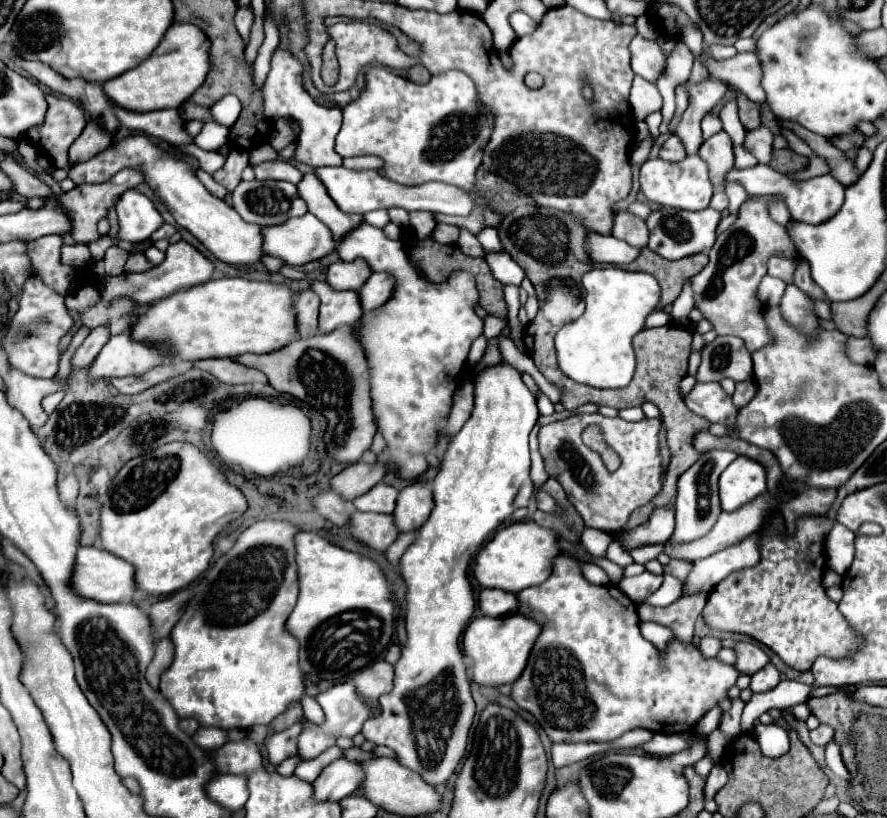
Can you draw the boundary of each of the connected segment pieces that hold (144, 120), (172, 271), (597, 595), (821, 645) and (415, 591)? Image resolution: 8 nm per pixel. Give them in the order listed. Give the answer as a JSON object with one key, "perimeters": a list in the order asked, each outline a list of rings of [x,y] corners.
{"perimeters":[[[[113,104],[113,110],[117,112],[117,120],[121,120],[121,126],[127,126],[129,130],[145,132],[173,146],[183,146],[193,142],[193,138],[183,130],[181,116],[177,110],[159,110],[159,112],[155,110],[155,112],[139,114],[139,112],[123,110],[115,104]]],[[[181,240],[177,244],[171,244],[167,248],[167,256],[165,260],[155,266],[153,270],[147,270],[143,274],[121,274],[121,276],[107,276],[101,284],[101,296],[105,300],[115,300],[115,298],[121,298],[121,296],[127,296],[131,298],[133,302],[137,302],[139,306],[147,306],[147,304],[153,304],[177,290],[183,290],[183,288],[191,288],[191,286],[197,286],[197,284],[203,284],[207,280],[211,280],[211,274],[213,274],[215,266],[209,258],[205,258],[197,248],[193,248],[189,242]]],[[[559,554],[553,574],[543,584],[521,590],[517,598],[519,612],[537,620],[543,632],[531,650],[523,674],[513,684],[515,702],[535,716],[551,742],[613,742],[633,728],[663,730],[665,734],[687,732],[709,708],[721,698],[727,698],[727,690],[735,684],[735,676],[739,676],[733,666],[719,664],[717,658],[707,664],[697,646],[683,646],[679,640],[673,640],[669,652],[661,656],[657,648],[641,636],[633,600],[627,600],[617,586],[595,586],[587,582],[581,572],[581,560],[569,554]]],[[[803,516],[797,520],[795,534],[781,532],[777,536],[777,528],[769,532],[769,536],[761,536],[761,560],[753,568],[745,568],[741,572],[733,572],[733,576],[727,576],[721,580],[713,592],[707,598],[707,604],[703,608],[703,618],[711,630],[721,632],[737,632],[747,634],[767,648],[771,648],[787,666],[795,670],[811,670],[817,656],[831,656],[831,658],[843,658],[855,648],[859,648],[859,640],[847,620],[837,610],[837,604],[829,600],[825,594],[825,588],[821,584],[823,572],[827,566],[825,558],[825,538],[829,530],[833,528],[833,520],[819,518],[819,516]]],[[[499,364],[495,368],[485,368],[475,380],[475,408],[471,418],[453,436],[441,470],[433,480],[435,508],[429,520],[419,530],[415,542],[407,548],[401,558],[401,574],[407,584],[407,644],[401,650],[401,660],[395,664],[393,690],[381,696],[383,712],[381,716],[369,718],[363,724],[363,734],[369,742],[389,746],[397,752],[403,766],[423,776],[431,786],[447,782],[461,762],[467,746],[467,734],[475,716],[475,702],[469,690],[469,678],[463,664],[463,652],[459,646],[461,634],[475,612],[475,592],[471,580],[467,578],[469,564],[479,548],[487,542],[487,536],[507,520],[517,508],[527,506],[533,482],[529,478],[529,444],[527,436],[539,418],[537,402],[531,390],[523,384],[521,374],[509,364]]]]}

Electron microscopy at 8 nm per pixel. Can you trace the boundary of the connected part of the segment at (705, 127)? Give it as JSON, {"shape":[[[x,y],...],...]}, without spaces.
{"shape":[[[707,114],[701,122],[701,130],[703,130],[703,140],[707,140],[709,136],[713,136],[715,132],[721,130],[721,120],[719,116],[713,116],[713,114]]]}

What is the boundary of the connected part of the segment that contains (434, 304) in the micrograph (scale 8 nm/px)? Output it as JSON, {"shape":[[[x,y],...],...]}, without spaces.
{"shape":[[[361,222],[357,228],[347,232],[341,242],[337,242],[335,252],[341,260],[351,262],[355,258],[365,258],[373,272],[389,272],[397,280],[397,292],[389,300],[389,304],[367,312],[359,320],[359,342],[363,344],[369,370],[371,370],[371,398],[373,398],[373,412],[377,416],[377,428],[387,440],[387,462],[403,476],[403,478],[417,478],[427,470],[425,454],[435,446],[435,432],[441,420],[447,418],[453,392],[459,386],[457,382],[447,380],[461,380],[463,366],[467,362],[467,354],[471,342],[483,334],[483,320],[475,314],[473,306],[477,304],[477,288],[475,280],[469,272],[453,272],[447,282],[443,284],[429,284],[417,276],[417,272],[409,266],[409,258],[401,240],[391,240],[385,236],[381,228],[375,228],[367,222]]]}

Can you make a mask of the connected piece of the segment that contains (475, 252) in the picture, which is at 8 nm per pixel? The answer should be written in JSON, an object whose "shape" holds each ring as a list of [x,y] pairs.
{"shape":[[[461,230],[461,252],[467,254],[467,256],[471,256],[471,258],[485,258],[483,246],[467,230]]]}

